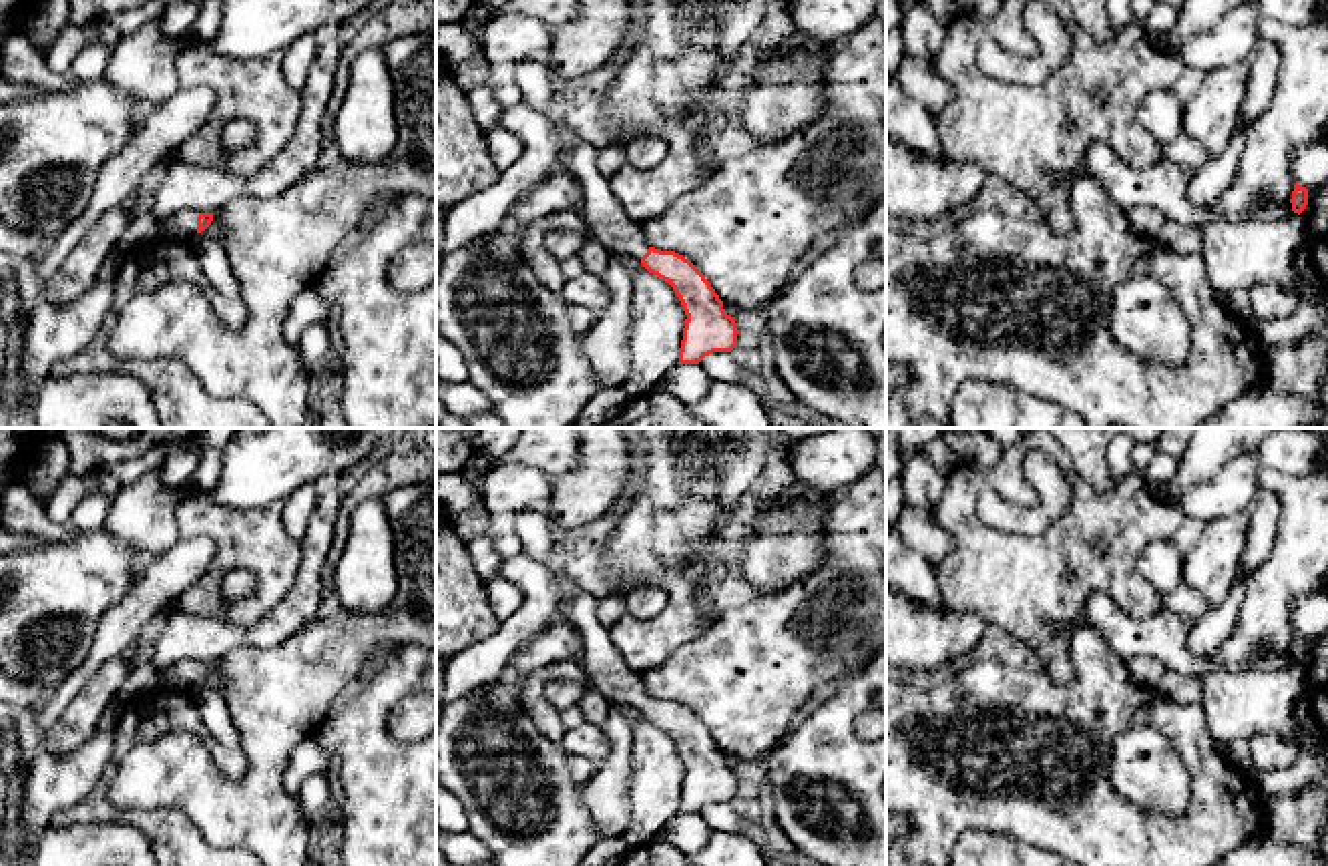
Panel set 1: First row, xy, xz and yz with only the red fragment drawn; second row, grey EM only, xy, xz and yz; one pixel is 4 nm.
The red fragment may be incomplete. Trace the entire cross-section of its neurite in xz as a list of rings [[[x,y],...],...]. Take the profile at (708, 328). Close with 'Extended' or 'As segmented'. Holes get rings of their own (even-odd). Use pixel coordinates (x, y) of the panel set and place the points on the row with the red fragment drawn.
[[[569,141],[561,155],[561,169],[581,187],[581,217],[587,235],[611,253],[633,255],[641,265],[669,283],[687,315],[677,364],[699,364],[713,352],[737,348],[737,323],[727,315],[723,301],[705,275],[683,255],[661,251],[647,243],[641,223],[633,221],[609,179],[597,169],[599,149],[587,141]]]. Extended

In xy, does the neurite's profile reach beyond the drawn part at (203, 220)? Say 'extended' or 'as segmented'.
extended

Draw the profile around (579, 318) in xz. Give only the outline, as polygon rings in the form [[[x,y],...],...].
[[[569,305],[567,315],[569,315],[571,328],[577,334],[591,330],[593,323],[597,321],[597,311],[587,309],[587,307]]]

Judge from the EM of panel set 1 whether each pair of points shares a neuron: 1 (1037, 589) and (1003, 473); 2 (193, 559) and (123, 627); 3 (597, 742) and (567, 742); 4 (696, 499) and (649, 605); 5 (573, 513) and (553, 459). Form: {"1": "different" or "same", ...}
{"1": "same", "2": "same", "3": "same", "4": "different", "5": "different"}

